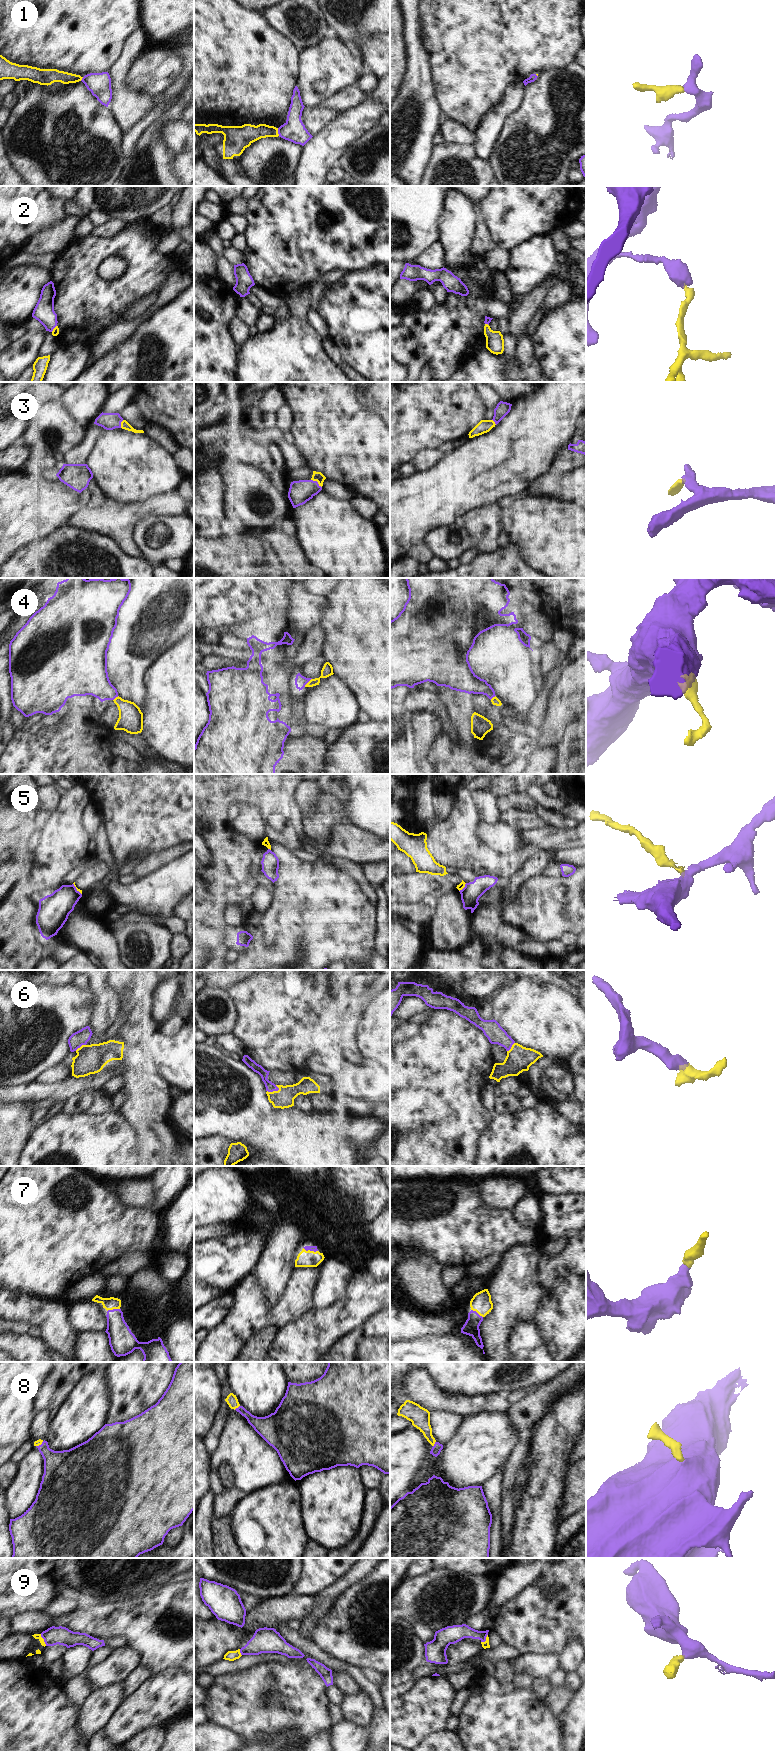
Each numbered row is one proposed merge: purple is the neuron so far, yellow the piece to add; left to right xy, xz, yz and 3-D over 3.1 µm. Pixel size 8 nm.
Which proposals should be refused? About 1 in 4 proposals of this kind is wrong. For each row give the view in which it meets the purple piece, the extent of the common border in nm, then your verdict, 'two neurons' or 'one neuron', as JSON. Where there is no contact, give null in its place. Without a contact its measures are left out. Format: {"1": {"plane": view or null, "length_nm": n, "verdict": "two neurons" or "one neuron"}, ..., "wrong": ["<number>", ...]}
{"1": {"plane": "xz", "length_nm": 70, "verdict": "one neuron"}, "2": {"plane": "xy", "length_nm": 70, "verdict": "one neuron"}, "3": {"plane": "xz", "length_nm": 110, "verdict": "one neuron"}, "4": {"plane": "xz", "length_nm": 90, "verdict": "one neuron"}, "5": {"plane": "xy", "length_nm": 120, "verdict": "two neurons"}, "6": {"plane": "xz", "length_nm": 110, "verdict": "one neuron"}, "7": {"plane": "xz", "length_nm": 120, "verdict": "one neuron"}, "8": {"plane": "xz", "length_nm": 60, "verdict": "one neuron"}, "9": {"plane": "xy", "length_nm": 110, "verdict": "two neurons"}, "wrong": ["5", "9"]}

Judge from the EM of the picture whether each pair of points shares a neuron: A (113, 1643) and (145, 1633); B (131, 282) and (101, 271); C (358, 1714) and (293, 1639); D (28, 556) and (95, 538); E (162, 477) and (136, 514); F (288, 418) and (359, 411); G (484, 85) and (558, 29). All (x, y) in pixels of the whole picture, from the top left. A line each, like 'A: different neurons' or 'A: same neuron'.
A: different neurons
B: different neurons
C: different neurons
D: same neuron
E: different neurons
F: different neurons
G: same neuron

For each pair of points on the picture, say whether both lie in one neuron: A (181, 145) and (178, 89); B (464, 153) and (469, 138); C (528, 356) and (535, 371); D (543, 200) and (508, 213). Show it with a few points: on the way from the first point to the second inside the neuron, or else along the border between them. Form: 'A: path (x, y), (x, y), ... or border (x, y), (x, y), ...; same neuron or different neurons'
A: border (183, 118), (167, 121), (159, 131); different neurons
B: border (445, 141), (473, 145); different neurons
C: path (528, 360), (531, 367); same neuron
D: path (534, 200), (525, 200), (517, 208); same neuron

